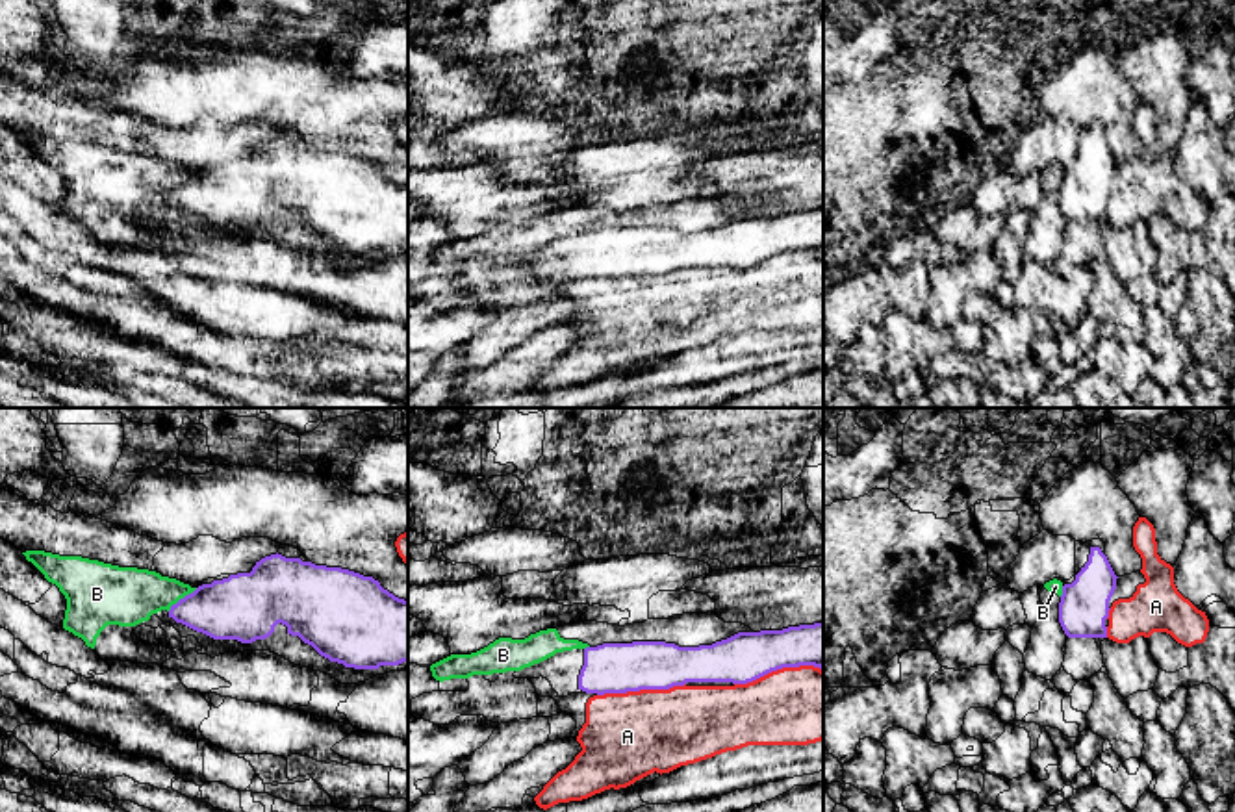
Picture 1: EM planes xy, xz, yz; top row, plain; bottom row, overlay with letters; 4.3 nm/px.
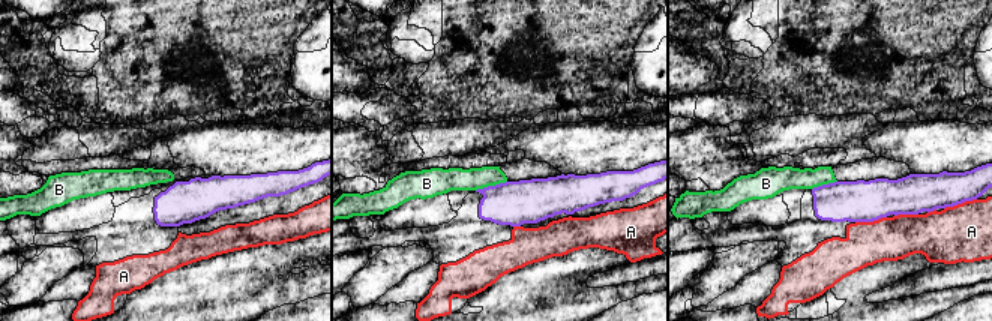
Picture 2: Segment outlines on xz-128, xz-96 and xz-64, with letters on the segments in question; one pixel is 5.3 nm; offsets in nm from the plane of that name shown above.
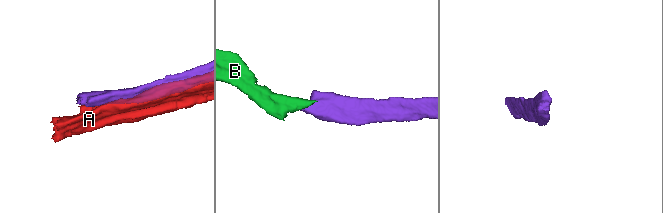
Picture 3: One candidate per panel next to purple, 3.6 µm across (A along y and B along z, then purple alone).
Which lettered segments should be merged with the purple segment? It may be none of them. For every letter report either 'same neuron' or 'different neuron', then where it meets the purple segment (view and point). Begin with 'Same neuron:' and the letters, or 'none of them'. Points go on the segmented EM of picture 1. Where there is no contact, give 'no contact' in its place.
Same neuron: none of them
A: different neuron; meets purple in xz at (777, 668)
B: different neuron; meets purple in xy at (184, 597)

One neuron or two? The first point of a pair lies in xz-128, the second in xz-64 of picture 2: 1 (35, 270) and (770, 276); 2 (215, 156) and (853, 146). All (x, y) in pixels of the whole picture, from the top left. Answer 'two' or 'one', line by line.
1: two
2: two

